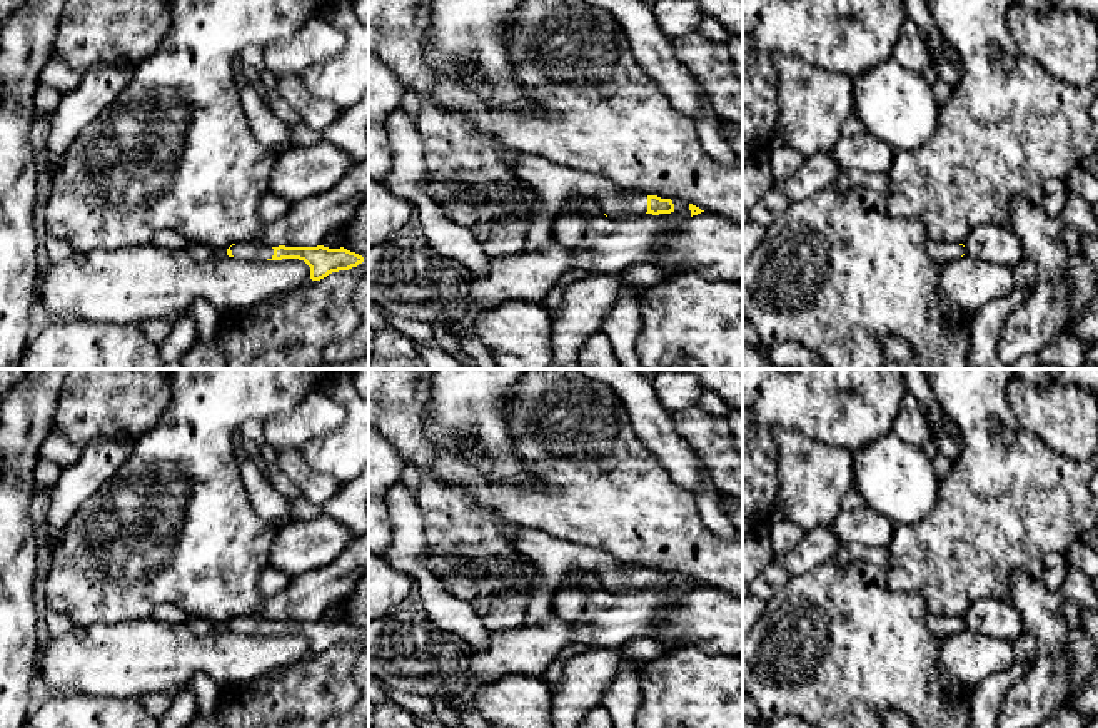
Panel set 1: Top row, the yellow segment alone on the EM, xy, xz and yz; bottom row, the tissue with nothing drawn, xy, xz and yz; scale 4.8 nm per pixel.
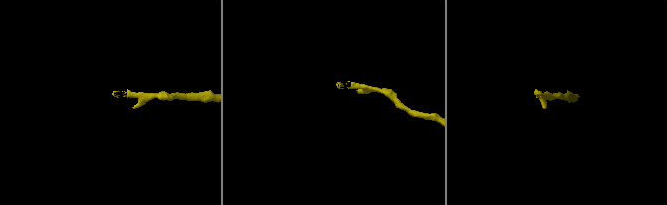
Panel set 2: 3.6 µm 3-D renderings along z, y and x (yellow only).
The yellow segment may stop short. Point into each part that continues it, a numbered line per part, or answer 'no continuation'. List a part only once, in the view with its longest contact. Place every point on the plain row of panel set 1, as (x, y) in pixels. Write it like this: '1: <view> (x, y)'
1: xz (553, 558)

